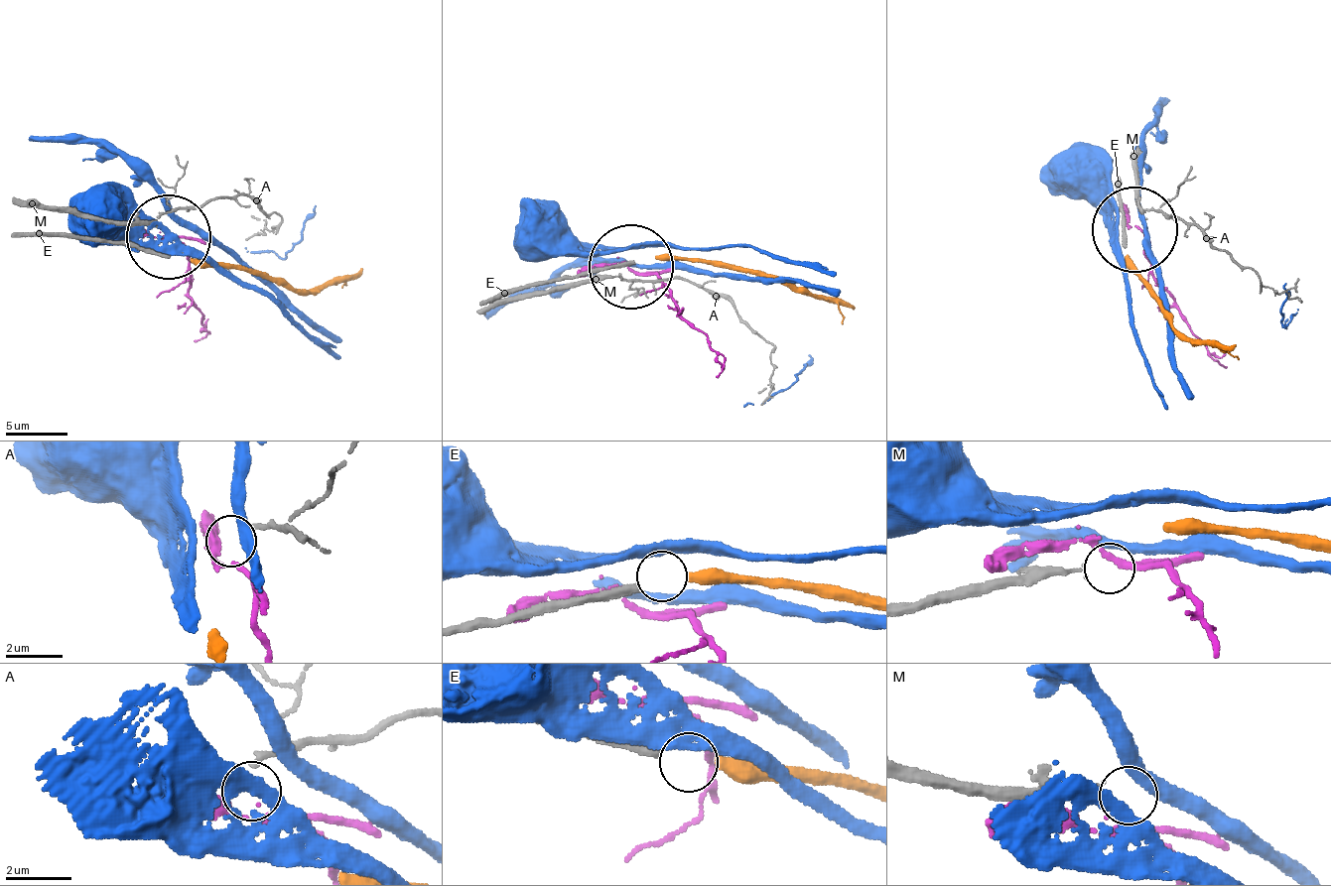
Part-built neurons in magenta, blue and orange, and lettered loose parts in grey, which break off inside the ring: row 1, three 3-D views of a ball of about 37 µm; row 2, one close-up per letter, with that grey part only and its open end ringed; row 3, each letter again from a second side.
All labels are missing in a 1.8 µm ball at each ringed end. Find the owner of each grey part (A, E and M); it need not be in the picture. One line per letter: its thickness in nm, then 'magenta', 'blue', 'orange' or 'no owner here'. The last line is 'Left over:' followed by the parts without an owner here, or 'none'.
A: calibre 200 nm; magenta
E: calibre 280 nm; orange
M: calibre 130 nm; no owner here
Left over: M

